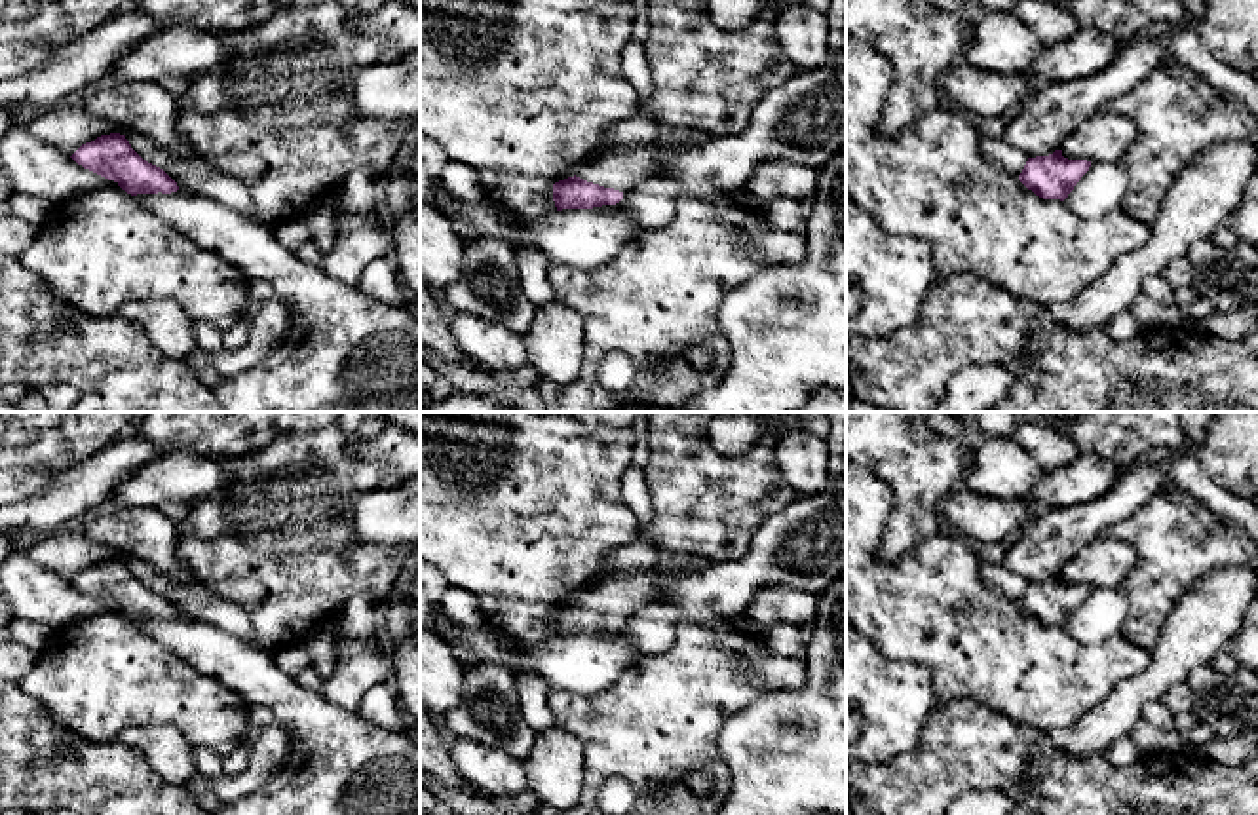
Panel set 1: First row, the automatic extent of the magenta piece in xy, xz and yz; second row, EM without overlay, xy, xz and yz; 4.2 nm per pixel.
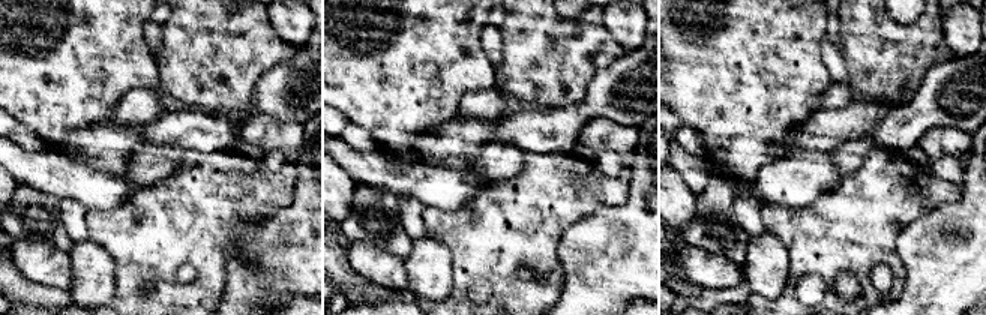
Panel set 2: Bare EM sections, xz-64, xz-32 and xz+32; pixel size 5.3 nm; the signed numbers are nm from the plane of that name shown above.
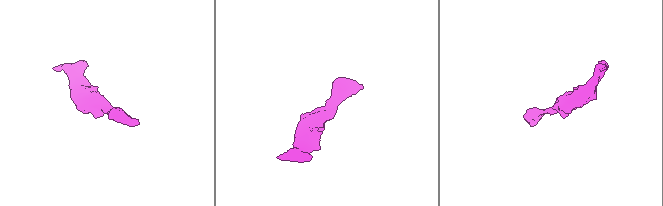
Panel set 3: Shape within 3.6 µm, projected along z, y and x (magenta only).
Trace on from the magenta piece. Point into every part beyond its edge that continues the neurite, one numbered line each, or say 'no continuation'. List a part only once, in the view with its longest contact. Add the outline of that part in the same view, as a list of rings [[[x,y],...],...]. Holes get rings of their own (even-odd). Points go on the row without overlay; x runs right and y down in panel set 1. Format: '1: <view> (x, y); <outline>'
1: xz (624, 595); [[[696,562],[684,568],[654,568],[648,572],[606,576],[602,581],[578,589],[576,602],[625,619],[648,604],[661,604],[661,593],[673,576],[692,574],[703,566]]]

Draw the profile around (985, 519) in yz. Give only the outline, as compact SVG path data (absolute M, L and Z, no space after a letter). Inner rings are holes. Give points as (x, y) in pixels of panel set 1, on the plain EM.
M958 484L941 511L960 536L992 543L1017 538L1036 509L1022 500L988 498Z

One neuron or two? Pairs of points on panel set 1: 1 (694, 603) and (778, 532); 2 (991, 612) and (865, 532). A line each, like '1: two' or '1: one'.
1: one
2: one

